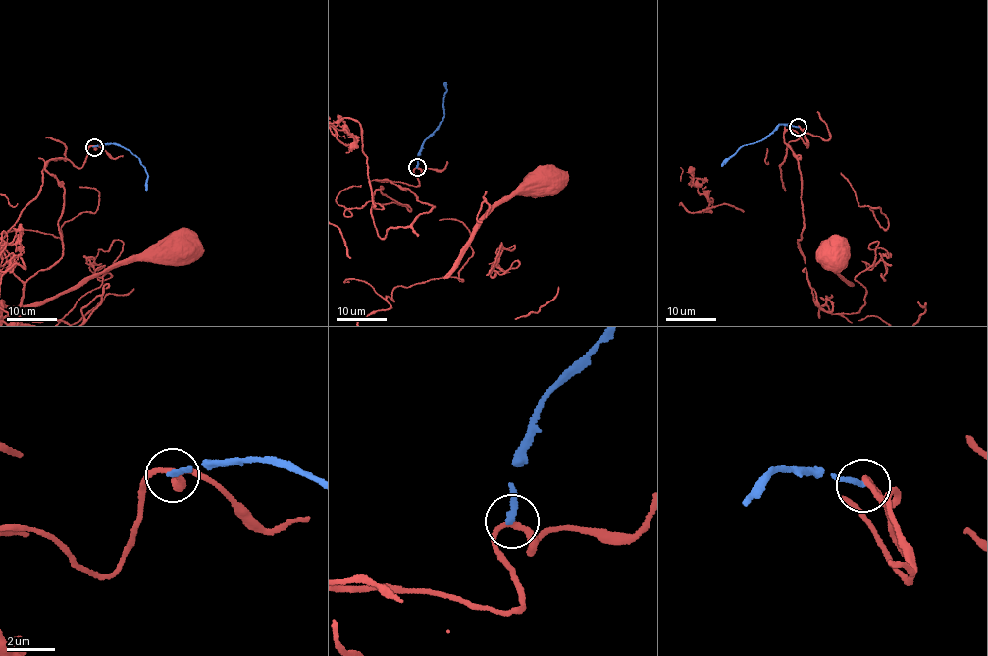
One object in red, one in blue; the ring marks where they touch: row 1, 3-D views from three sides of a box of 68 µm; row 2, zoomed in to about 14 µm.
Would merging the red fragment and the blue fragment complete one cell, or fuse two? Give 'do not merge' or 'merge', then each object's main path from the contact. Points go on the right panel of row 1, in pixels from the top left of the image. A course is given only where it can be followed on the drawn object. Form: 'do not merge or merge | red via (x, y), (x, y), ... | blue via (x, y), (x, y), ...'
do not merge | red via (798, 127), (807, 147), (784, 134), (798, 163), (797, 239), (817, 291), (847, 272), (858, 283), (833, 252) | blue via (798, 127), (786, 124), (775, 127), (769, 135), (744, 144), (722, 166)

